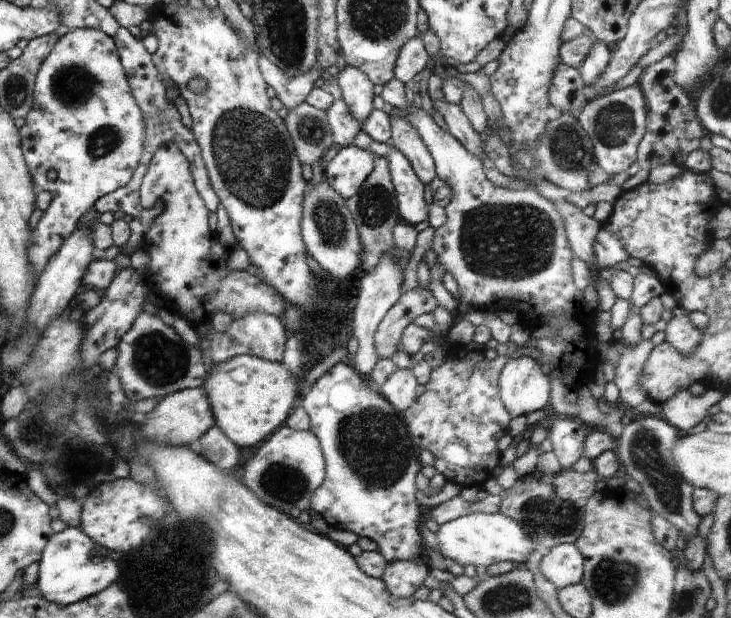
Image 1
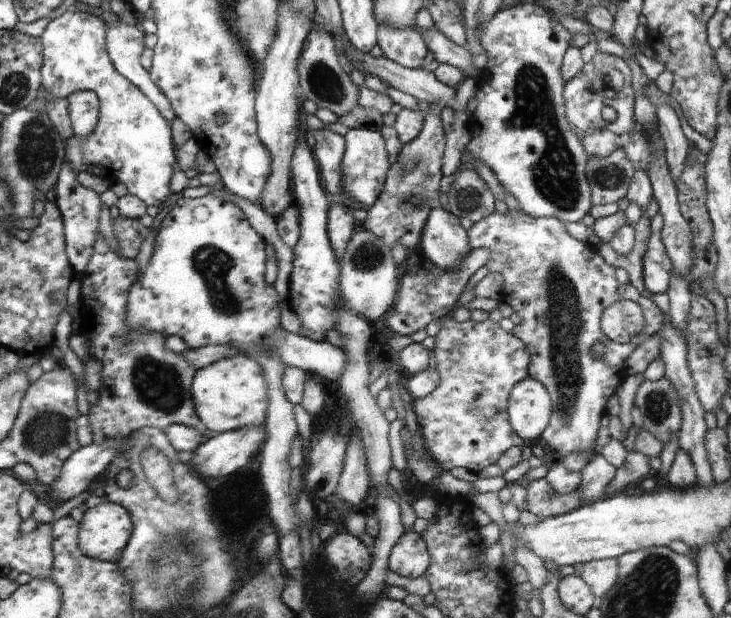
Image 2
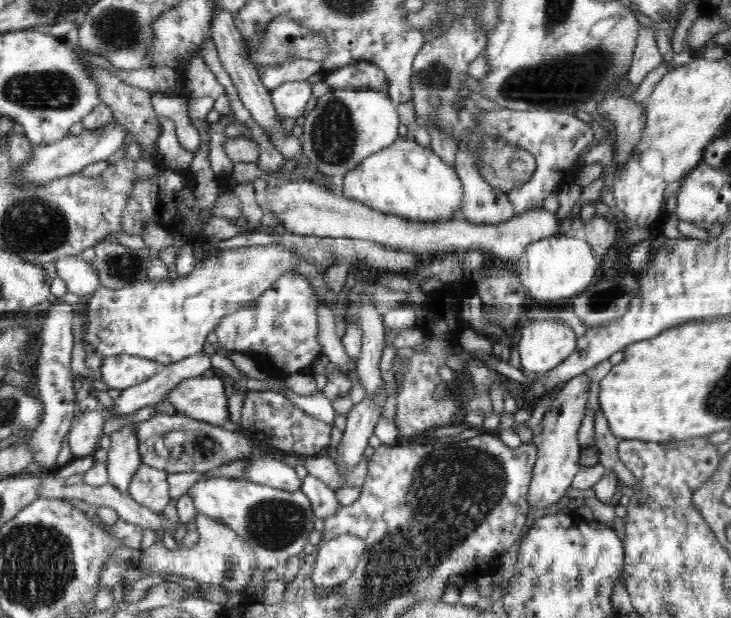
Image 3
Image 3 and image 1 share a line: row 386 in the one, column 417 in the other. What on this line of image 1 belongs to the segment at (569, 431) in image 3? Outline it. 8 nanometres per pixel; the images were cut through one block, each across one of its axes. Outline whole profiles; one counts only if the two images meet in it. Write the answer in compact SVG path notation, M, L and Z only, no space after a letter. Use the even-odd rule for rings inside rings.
M395 560L388 563L381 579L393 595L400 598L412 597L426 580L430 569L425 560Z

